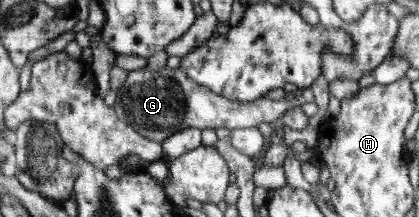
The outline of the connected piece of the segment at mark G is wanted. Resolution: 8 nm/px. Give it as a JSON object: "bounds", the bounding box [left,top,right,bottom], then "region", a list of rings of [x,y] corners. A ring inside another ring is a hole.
{"bounds":[113,67,302,143],"region":[[[164,67],[156,72],[137,69],[129,71],[123,86],[117,91],[113,113],[118,120],[131,126],[138,134],[149,141],[163,143],[173,134],[184,129],[237,128],[259,127],[263,123],[280,122],[287,110],[300,108],[302,98],[287,100],[266,100],[264,97],[255,102],[235,102],[224,98],[202,86],[178,68]]]}

